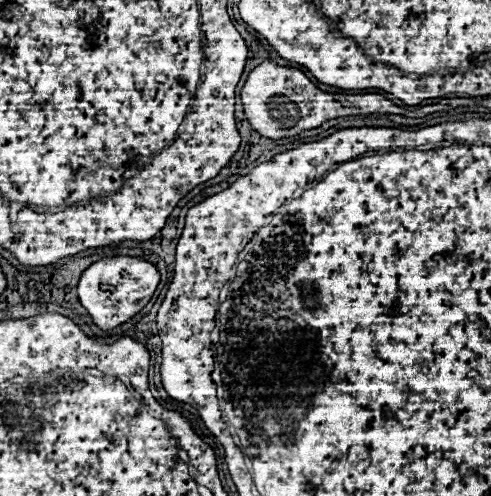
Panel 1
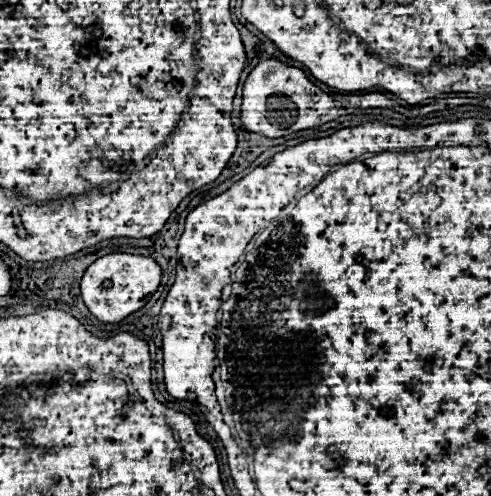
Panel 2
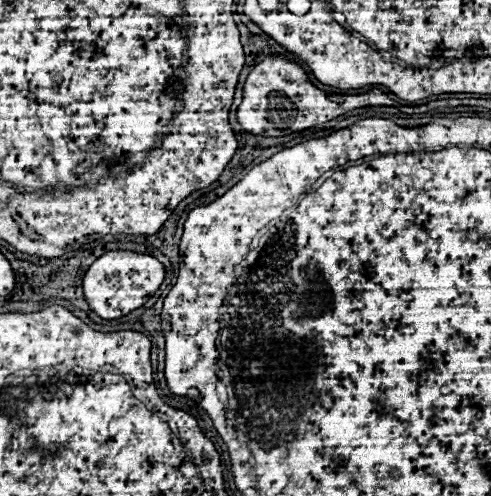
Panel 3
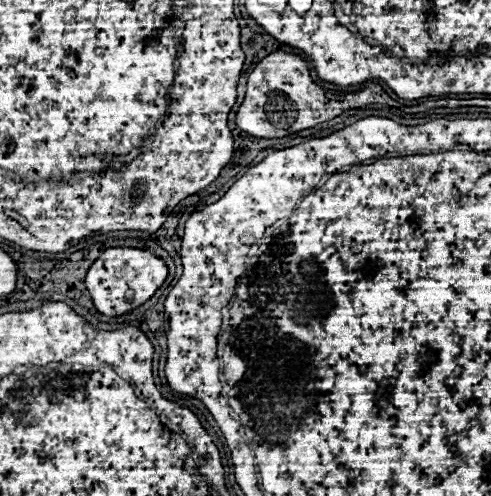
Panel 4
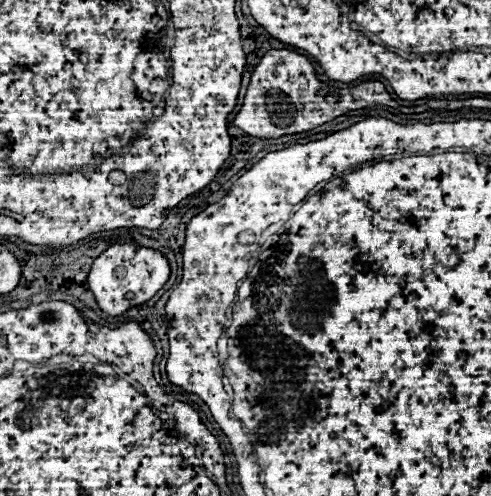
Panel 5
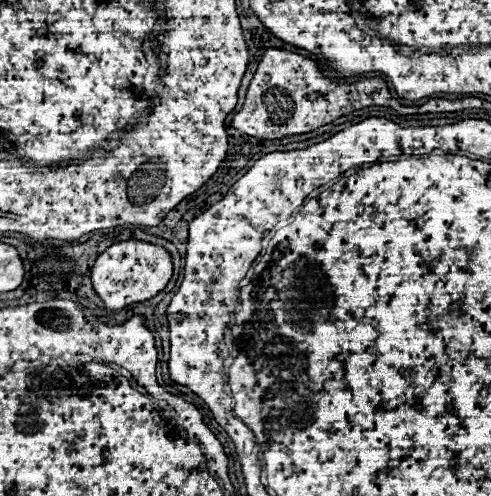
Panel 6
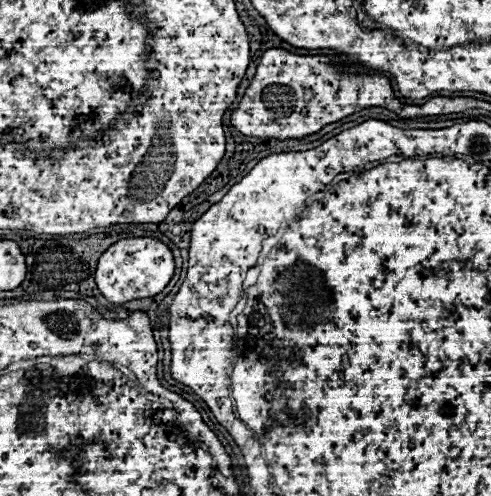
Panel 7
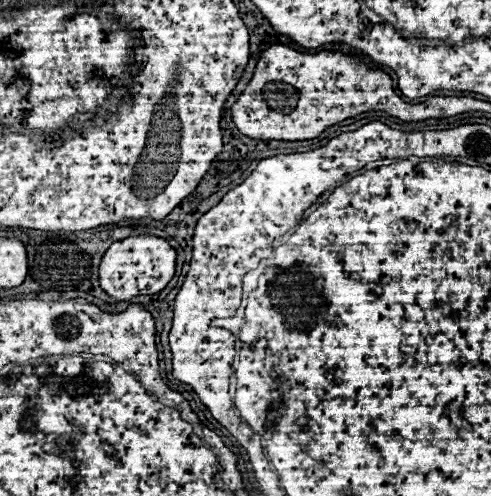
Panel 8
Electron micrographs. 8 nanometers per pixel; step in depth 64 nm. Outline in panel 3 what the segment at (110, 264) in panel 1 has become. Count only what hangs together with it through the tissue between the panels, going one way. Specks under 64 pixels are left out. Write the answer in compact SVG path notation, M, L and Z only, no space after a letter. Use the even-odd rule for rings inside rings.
M110 250L102 254L84 274L84 298L90 308L104 320L116 320L132 310L140 308L162 284L164 266L146 254L128 252L128 250Z

